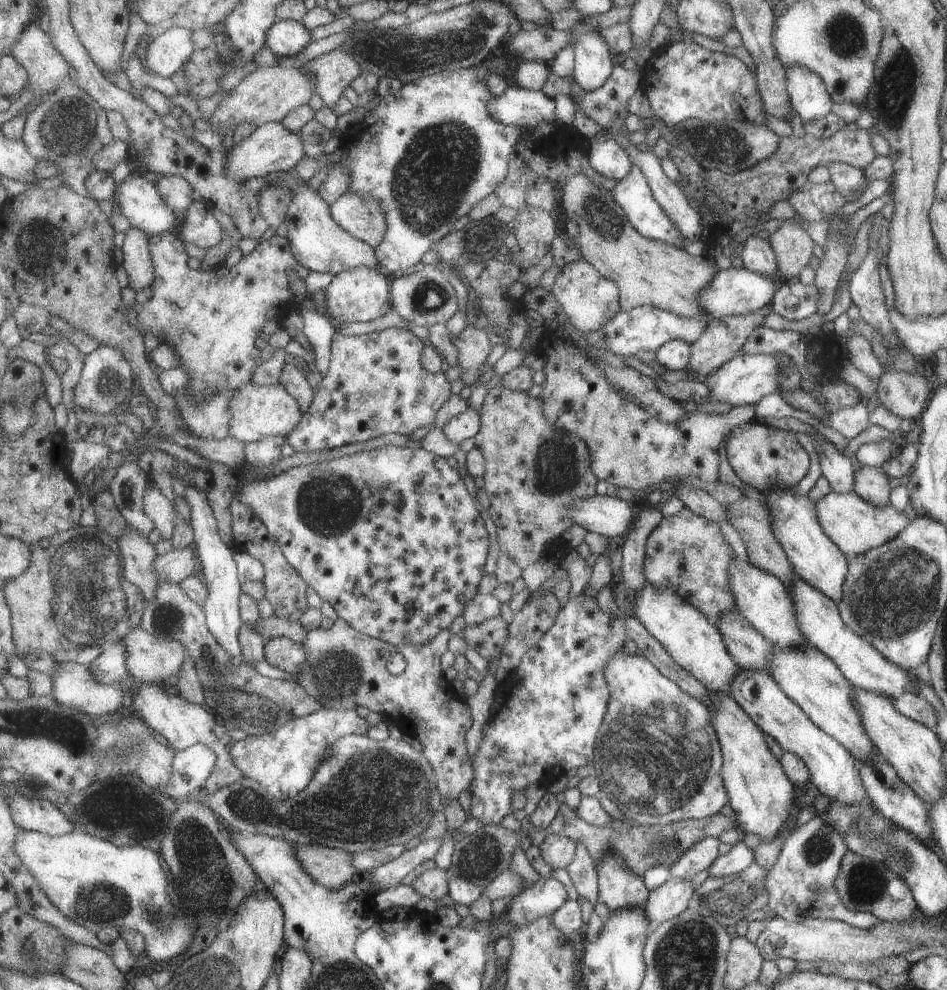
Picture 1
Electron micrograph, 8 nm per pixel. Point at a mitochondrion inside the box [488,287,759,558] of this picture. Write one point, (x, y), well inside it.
(556, 472)

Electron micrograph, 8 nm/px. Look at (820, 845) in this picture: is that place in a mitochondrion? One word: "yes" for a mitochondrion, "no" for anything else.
yes

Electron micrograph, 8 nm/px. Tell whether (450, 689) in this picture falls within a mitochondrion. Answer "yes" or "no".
no

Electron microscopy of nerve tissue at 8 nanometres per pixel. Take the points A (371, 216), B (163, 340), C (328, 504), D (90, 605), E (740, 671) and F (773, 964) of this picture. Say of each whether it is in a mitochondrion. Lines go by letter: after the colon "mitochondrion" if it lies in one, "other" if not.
A: mitochondrion
B: other
C: mitochondrion
D: mitochondrion
E: other
F: other

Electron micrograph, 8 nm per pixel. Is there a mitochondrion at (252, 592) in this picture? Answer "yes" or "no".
no

